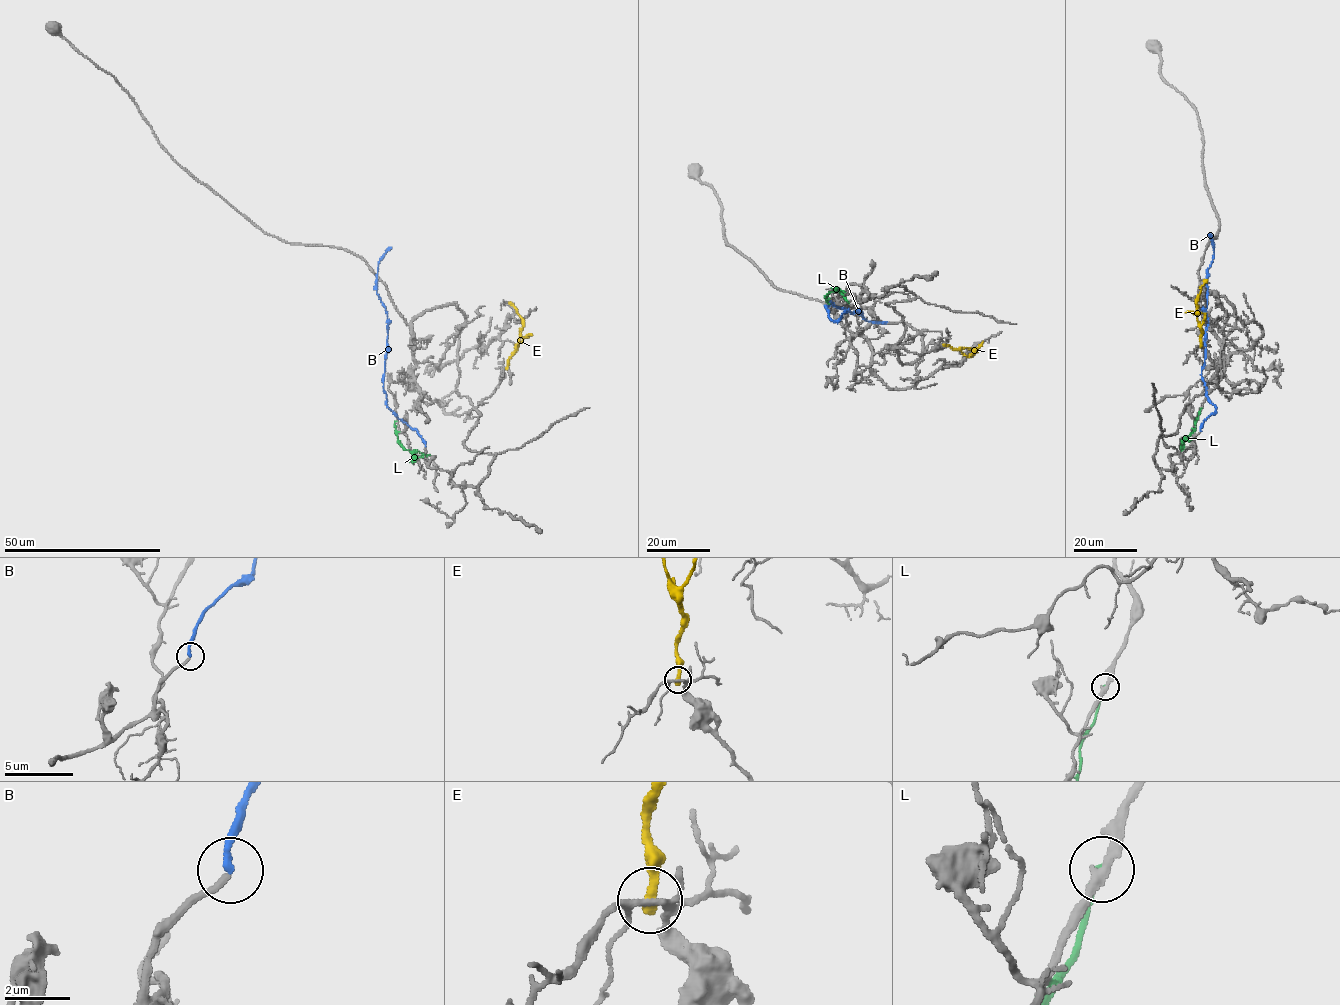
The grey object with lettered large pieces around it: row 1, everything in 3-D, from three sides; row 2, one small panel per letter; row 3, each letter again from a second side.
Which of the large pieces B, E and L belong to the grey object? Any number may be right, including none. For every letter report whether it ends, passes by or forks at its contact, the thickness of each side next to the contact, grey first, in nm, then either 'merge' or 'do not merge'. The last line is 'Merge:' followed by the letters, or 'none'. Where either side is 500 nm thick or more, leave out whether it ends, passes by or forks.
B: it ends | 180/220 nm | merge
E: it ends | 170/340 nm | do not merge
L: it ends | 260/200 nm | do not merge
Merge: B

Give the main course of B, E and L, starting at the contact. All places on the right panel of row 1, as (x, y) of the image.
B: (1200, 431), (1203, 421), (1216, 409), (1206, 393), (1201, 374), (1208, 322), (1207, 269), (1214, 247), (1210, 233)
E: (1200, 345), (1201, 331), (1196, 305), (1198, 294), (1206, 279)
L: (1201, 408), (1195, 429), (1184, 438), (1191, 439)

